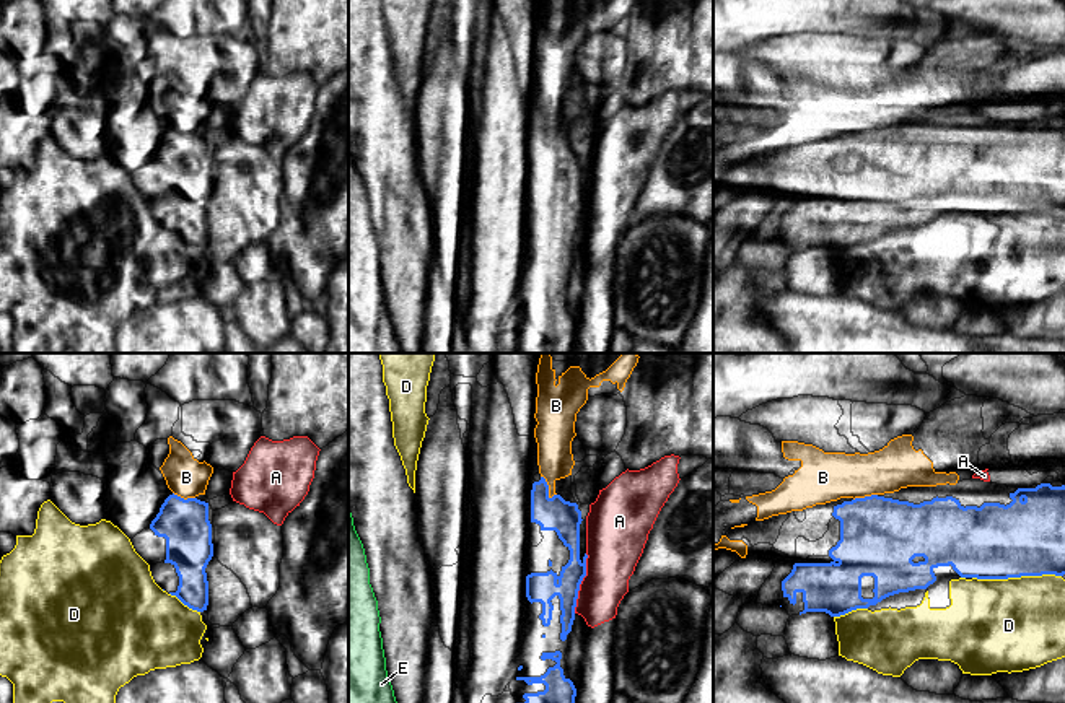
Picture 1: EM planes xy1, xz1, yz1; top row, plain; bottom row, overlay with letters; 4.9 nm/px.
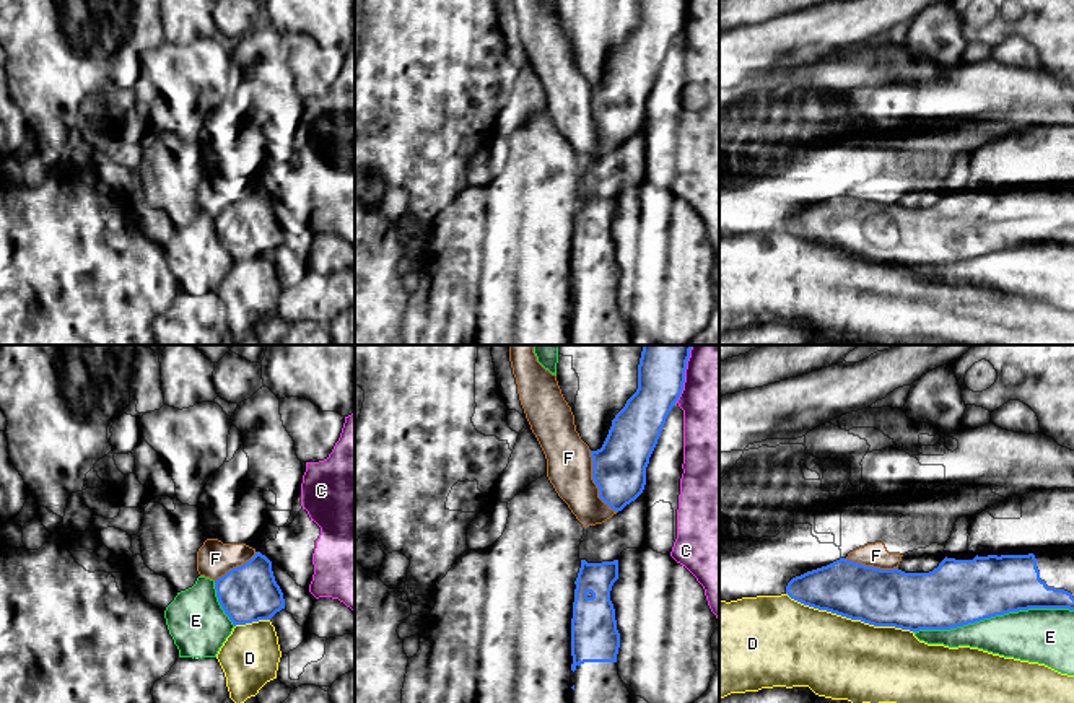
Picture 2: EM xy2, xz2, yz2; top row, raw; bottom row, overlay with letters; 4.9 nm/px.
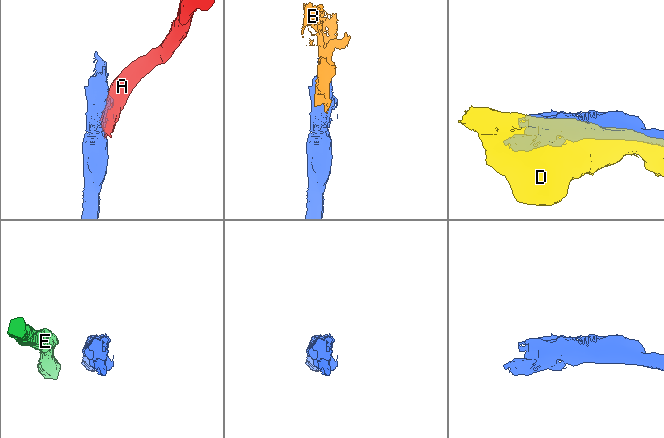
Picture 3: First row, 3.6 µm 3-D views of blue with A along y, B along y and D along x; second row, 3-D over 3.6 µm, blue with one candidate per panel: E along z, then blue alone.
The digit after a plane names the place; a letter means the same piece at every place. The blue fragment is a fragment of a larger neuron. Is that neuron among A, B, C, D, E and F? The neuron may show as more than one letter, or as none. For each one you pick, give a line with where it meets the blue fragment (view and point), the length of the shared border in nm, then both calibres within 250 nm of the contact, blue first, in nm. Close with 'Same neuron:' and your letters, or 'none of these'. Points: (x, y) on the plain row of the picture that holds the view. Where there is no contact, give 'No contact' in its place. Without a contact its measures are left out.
Same neuron: none of these

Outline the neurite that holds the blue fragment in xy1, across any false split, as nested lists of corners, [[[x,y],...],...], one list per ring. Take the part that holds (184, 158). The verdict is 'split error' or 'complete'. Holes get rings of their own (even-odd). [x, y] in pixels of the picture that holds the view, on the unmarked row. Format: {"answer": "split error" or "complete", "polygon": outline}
{"answer": "split error", "polygon": [[[169,130],[151,159],[132,176],[135,187],[148,199],[171,199],[179,212],[176,231],[192,246],[208,241],[205,203],[213,192],[208,138]]]}

